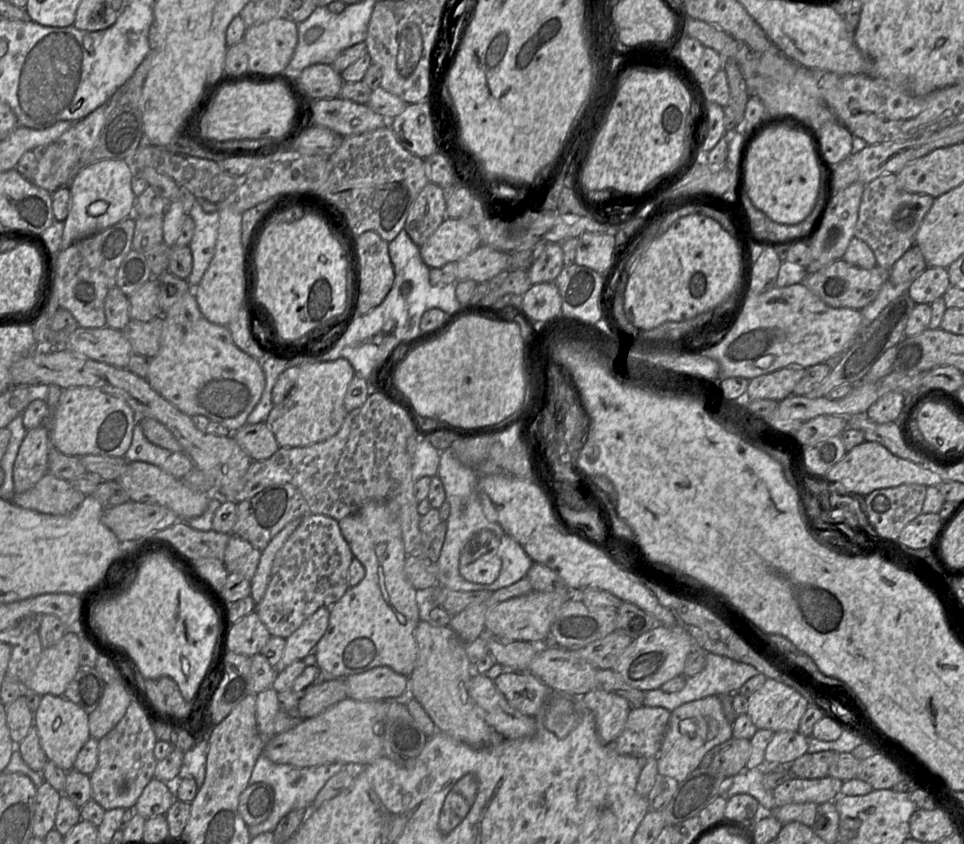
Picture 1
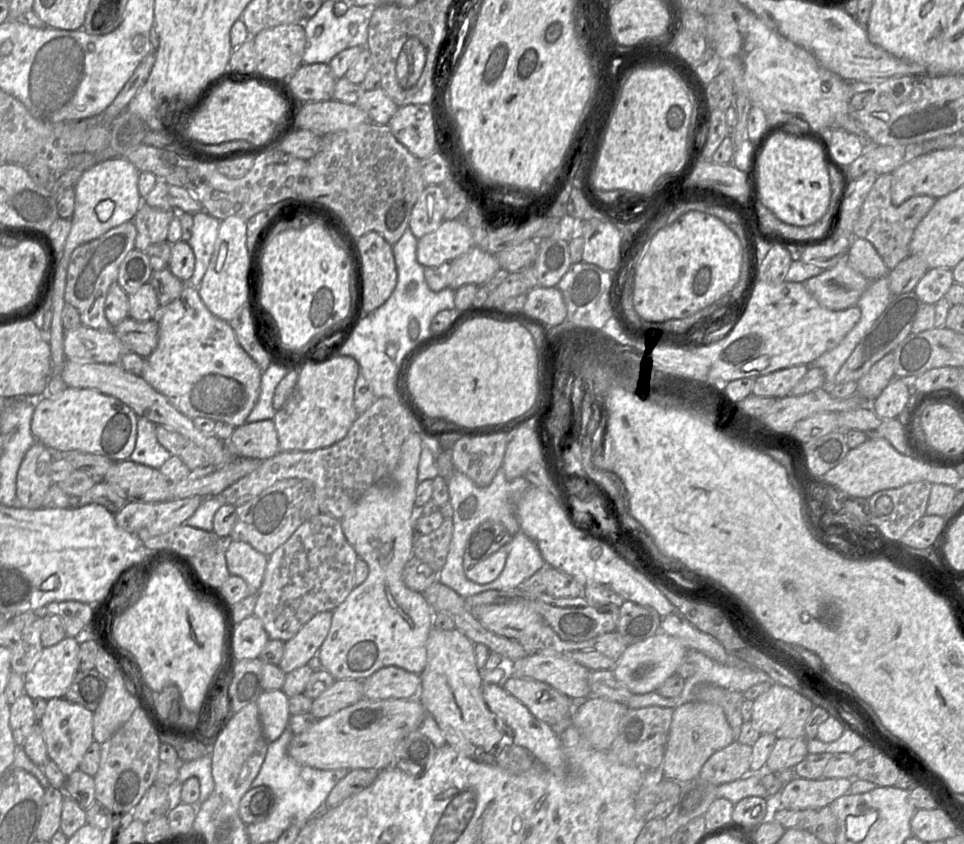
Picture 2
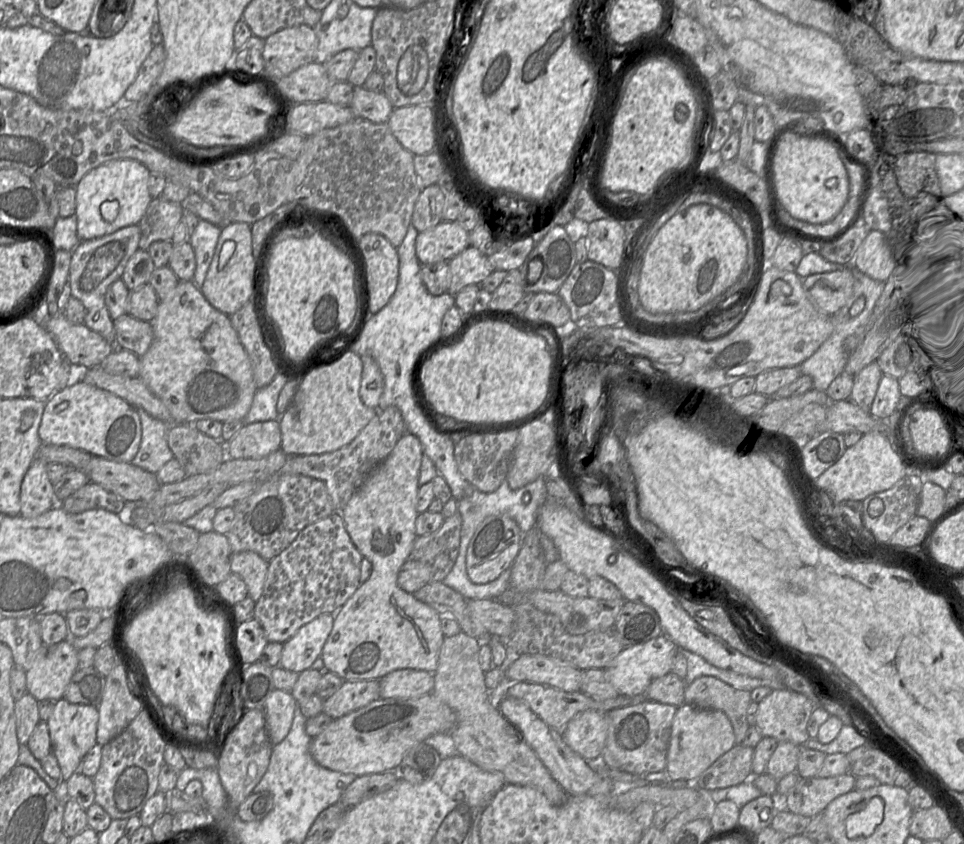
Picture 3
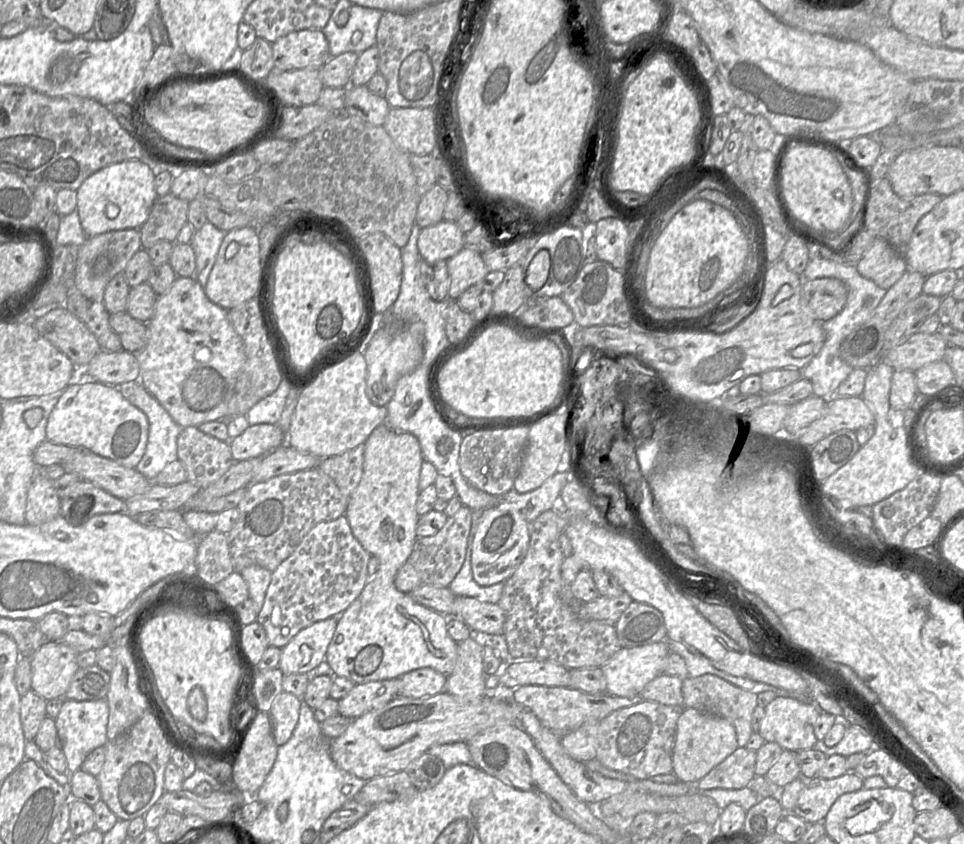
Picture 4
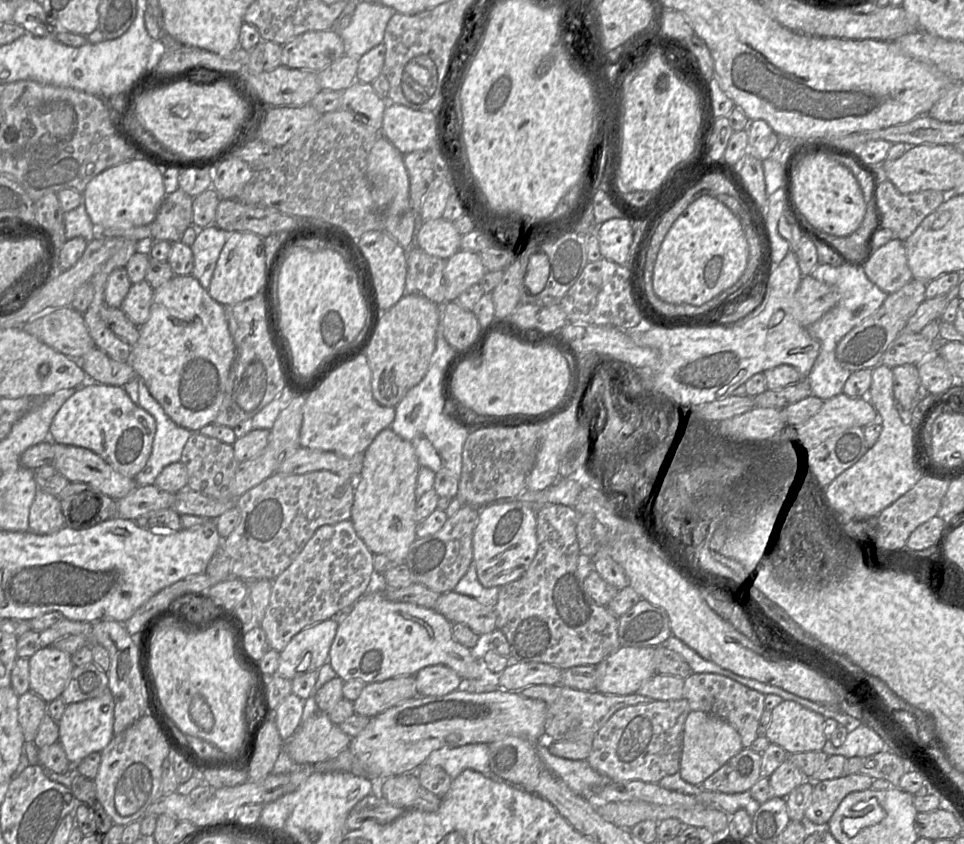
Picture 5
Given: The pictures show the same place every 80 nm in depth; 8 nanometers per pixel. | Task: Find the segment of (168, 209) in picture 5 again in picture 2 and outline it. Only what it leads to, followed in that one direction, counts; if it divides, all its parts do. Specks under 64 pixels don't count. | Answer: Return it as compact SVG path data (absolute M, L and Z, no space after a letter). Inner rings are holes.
M142 203L133 222L137 228L135 248L146 251L151 245L166 241L169 224L178 215L176 210L161 210Z

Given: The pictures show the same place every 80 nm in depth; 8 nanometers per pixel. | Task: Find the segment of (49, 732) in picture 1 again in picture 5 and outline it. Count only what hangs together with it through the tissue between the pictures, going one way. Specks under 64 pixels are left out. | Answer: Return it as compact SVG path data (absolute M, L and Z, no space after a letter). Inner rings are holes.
M109 689L98 697L68 704L58 722L58 742L63 747L71 765L77 765L82 759L94 752L101 752L114 737L114 698Z

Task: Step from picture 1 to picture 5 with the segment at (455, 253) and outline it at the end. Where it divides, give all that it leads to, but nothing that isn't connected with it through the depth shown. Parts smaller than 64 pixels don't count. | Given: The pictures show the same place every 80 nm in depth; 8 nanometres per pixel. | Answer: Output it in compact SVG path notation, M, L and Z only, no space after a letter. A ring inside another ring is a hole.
M444 218L426 221L417 235L417 246L431 256L447 260L460 250L462 235Z

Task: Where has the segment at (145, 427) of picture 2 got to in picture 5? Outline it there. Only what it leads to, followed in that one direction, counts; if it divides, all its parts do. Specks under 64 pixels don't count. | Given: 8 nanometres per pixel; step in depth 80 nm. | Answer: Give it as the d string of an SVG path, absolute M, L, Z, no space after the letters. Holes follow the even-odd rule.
M139 377L138 396L136 404L150 413L156 422L149 459L134 477L137 486L146 486L154 484L156 477L166 466L180 461L183 448L192 432L178 426L170 419Z

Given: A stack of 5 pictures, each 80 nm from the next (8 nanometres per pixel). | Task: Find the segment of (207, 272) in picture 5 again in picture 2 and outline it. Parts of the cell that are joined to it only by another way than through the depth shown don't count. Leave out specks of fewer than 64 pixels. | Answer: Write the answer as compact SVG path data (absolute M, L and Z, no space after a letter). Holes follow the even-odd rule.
M206 211L193 214L192 235L188 244L195 255L195 266L189 284L196 288L201 284L210 263L219 227L220 220Z

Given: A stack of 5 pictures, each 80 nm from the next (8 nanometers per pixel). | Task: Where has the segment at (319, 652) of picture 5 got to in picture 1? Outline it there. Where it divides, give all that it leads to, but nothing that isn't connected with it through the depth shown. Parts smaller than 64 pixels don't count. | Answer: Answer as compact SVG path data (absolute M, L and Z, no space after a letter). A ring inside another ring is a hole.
M320 607L286 639L283 655L274 667L279 673L295 661L303 660L324 635L330 618L330 608Z

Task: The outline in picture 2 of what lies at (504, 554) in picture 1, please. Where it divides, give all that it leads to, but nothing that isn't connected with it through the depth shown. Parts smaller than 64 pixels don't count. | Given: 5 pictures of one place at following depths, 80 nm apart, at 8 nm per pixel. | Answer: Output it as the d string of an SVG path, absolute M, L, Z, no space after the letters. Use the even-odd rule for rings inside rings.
M519 530L510 541L510 551L502 573L491 585L493 588L513 589L545 565L535 542Z

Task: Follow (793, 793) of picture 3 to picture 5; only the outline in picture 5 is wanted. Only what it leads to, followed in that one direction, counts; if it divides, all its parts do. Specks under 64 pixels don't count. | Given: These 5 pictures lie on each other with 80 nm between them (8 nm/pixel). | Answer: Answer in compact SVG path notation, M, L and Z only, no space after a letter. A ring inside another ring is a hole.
M861 774L842 775L841 777L813 781L810 805L805 811L805 821L812 828L826 828L831 816L849 793L871 788L873 778Z

